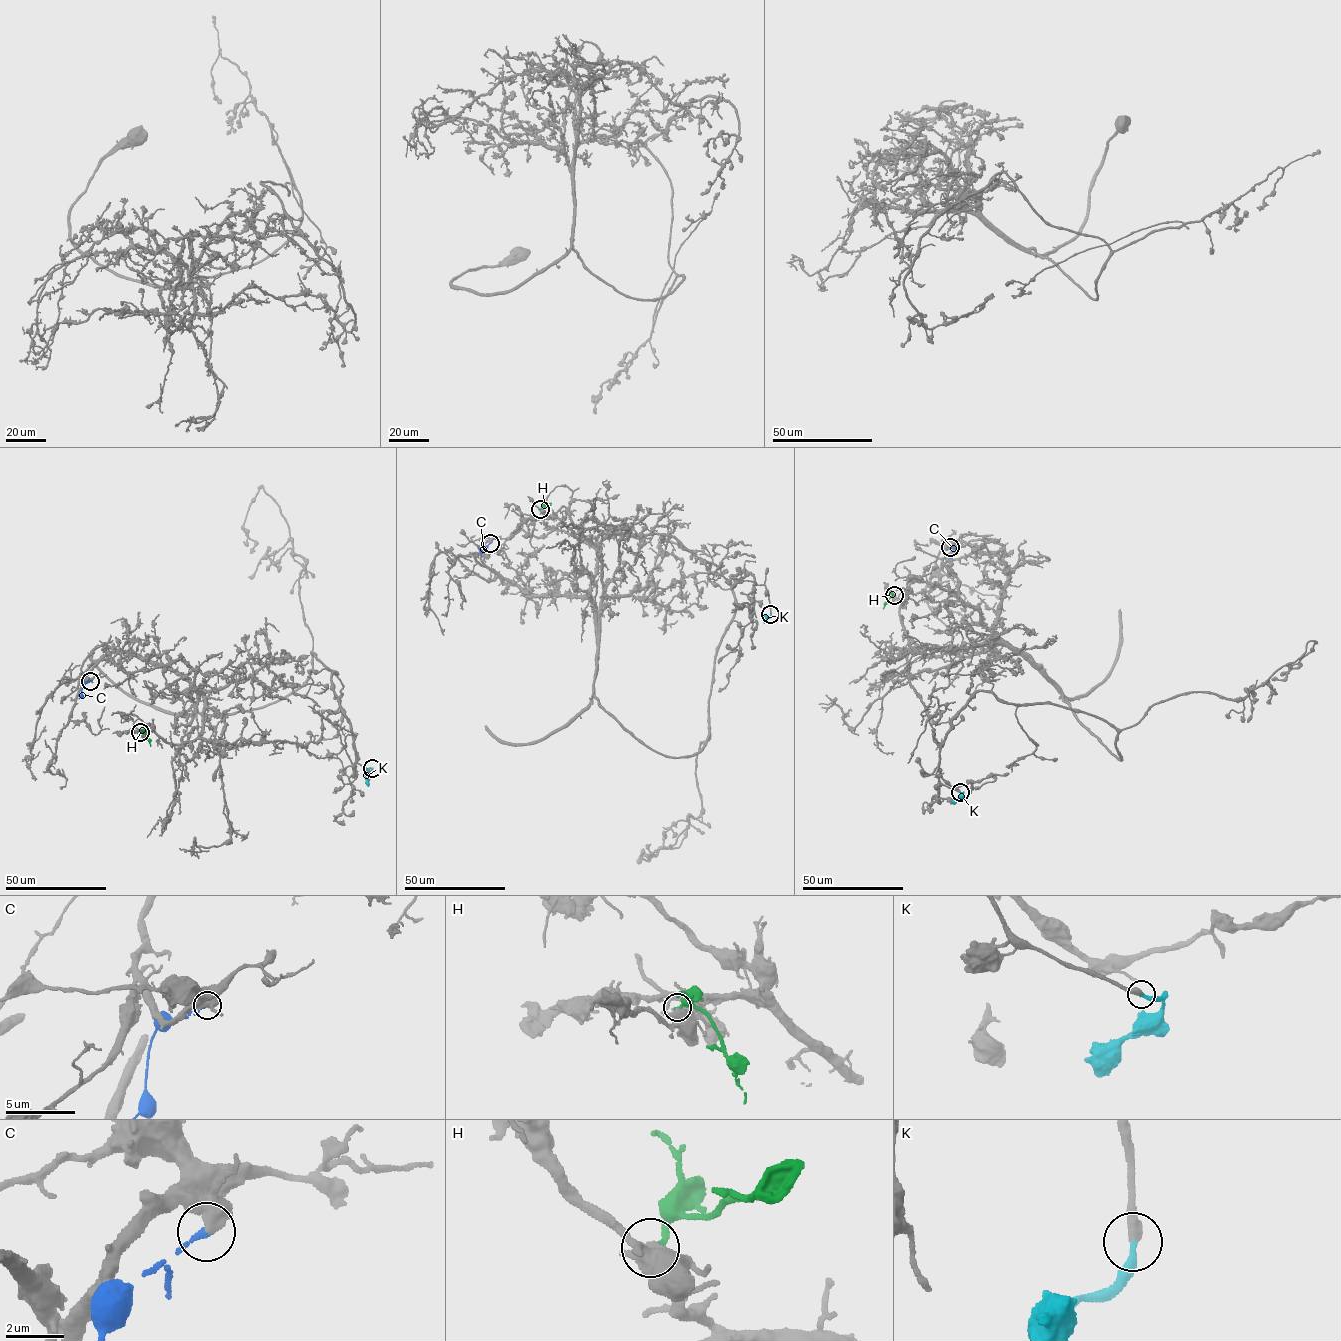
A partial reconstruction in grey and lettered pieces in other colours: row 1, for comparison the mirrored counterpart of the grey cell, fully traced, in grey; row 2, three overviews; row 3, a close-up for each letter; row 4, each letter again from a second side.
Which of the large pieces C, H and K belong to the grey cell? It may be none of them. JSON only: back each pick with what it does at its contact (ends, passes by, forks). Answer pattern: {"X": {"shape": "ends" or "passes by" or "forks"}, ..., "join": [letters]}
{"K": {"shape": "ends"}, "join": ["K"]}

